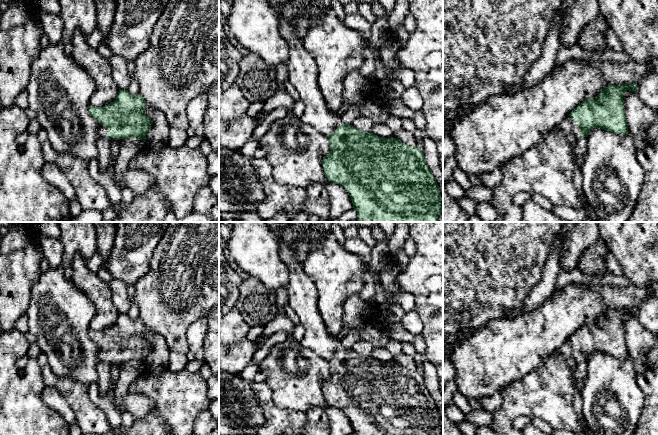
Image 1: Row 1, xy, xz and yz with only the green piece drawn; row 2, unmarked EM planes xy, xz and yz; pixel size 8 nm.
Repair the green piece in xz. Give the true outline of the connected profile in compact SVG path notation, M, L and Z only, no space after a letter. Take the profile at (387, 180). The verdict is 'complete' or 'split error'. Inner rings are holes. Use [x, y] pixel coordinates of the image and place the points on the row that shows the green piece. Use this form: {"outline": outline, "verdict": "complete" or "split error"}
{"outline": "M267 0L279 16L279 32L289 46L287 68L289 82L298 91L304 103L304 112L300 119L325 135L329 141L330 152L323 158L323 170L328 182L342 185L348 192L353 208L357 211L358 222L438 222L438 215L443 211L439 186L426 163L424 153L417 146L409 146L394 137L382 138L371 132L363 132L350 124L344 124L341 118L329 112L317 79L318 68L312 54L305 49L293 26L282 16L282 0Z", "verdict": "split error"}

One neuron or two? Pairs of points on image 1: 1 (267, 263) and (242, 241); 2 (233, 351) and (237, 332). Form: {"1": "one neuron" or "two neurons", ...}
{"1": "one neuron", "2": "two neurons"}

